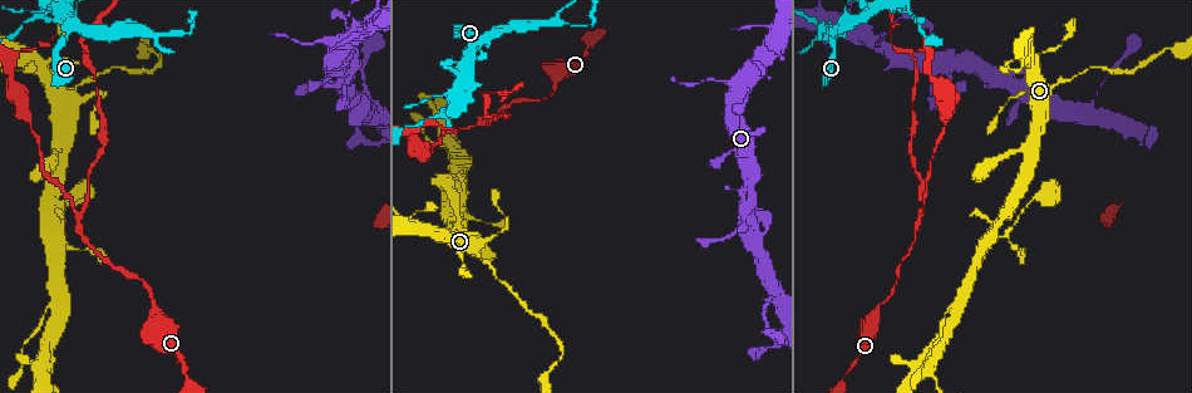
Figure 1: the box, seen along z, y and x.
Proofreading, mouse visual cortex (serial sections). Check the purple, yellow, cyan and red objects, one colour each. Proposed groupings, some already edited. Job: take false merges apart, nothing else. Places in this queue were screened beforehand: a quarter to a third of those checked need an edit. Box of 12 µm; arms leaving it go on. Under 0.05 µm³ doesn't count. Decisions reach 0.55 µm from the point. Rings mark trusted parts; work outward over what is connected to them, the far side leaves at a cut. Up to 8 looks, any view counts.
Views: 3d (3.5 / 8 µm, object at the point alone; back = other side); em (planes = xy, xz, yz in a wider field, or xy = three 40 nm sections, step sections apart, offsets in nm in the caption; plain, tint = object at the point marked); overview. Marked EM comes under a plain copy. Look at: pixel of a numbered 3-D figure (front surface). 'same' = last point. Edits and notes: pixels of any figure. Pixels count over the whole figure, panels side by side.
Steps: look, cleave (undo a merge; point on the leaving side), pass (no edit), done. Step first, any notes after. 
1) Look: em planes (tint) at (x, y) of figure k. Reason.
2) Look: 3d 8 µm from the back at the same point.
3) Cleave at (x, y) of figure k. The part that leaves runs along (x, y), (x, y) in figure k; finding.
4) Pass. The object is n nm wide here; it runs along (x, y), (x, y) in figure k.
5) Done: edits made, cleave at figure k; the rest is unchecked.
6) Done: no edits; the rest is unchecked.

Look: 3d 3.5 µm at (920, 218) of figure 1. Branch point.

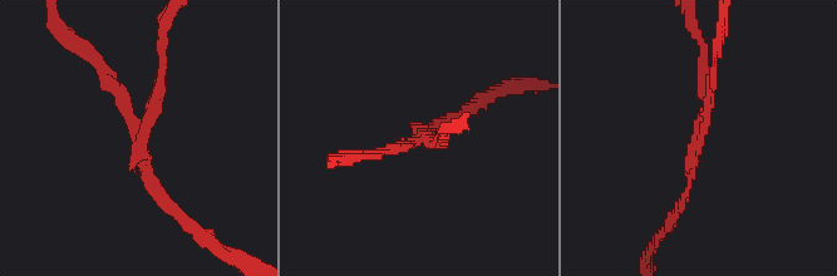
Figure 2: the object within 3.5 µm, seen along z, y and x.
Look: em planes (tint) at (422, 134) of figure 2. 3 arms meet here; the arms are 150, 150, 200 nm wide.

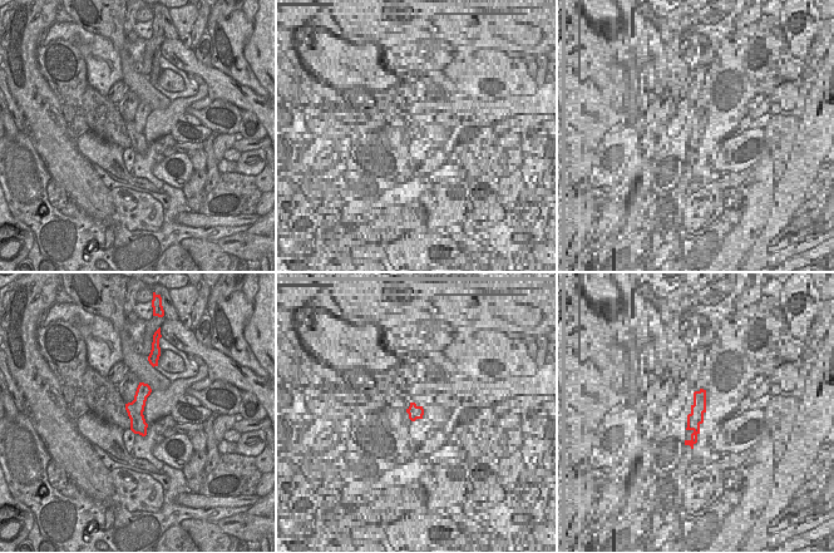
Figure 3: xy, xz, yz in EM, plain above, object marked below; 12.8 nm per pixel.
Cleave at (161, 80) of figure 2. Two cells meet here.

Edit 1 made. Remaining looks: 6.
Look: overview.

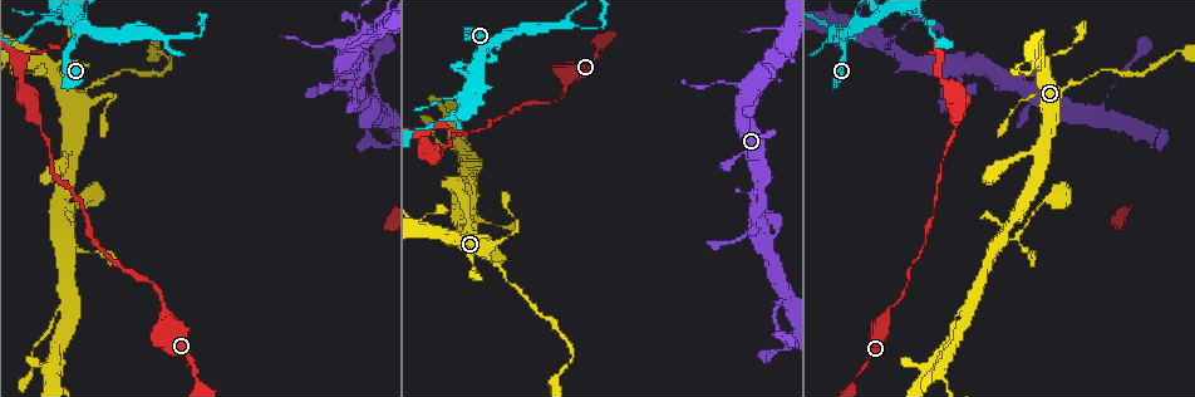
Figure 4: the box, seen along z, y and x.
Look: 3d 8 µm at (472, 161) of figure 4. Two arms in line, one across.

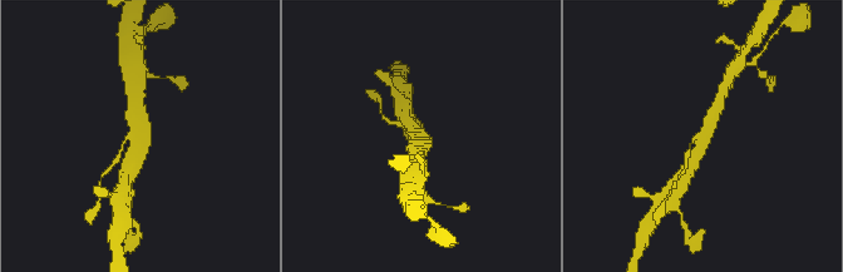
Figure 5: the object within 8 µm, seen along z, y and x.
Look: em xy step 1 (tint) at (420, 143) of figure 5. 3 arms meet here; the arms are 100, 350, 350 nm wide.

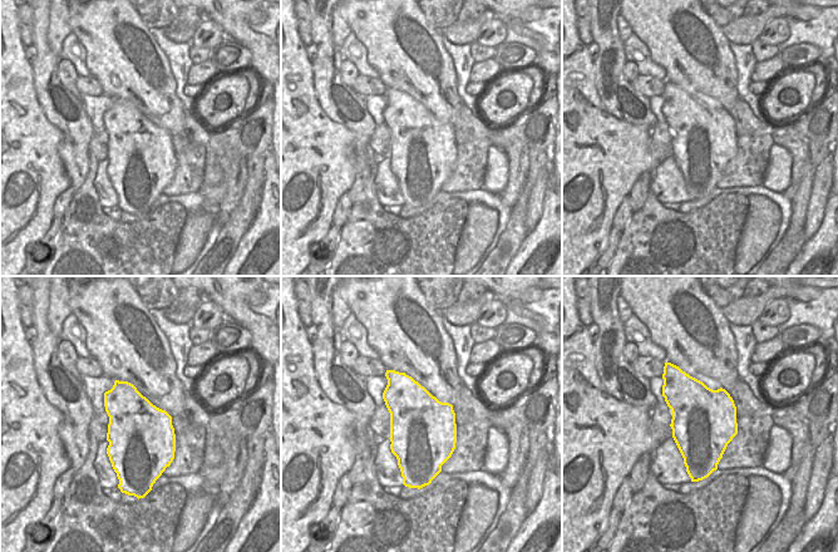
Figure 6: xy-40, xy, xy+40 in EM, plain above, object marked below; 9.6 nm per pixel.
Pass. It runs along (719, 102), (701, 149), (690, 168) in figure 5; all the same cell.

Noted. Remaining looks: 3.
Look: 3d 3.5 µm at (486, 46) of figure 4. Four-way junction.

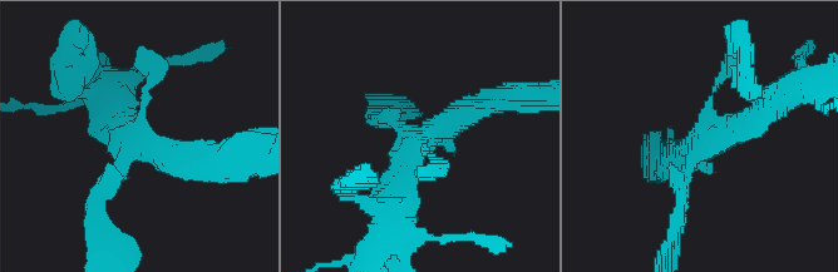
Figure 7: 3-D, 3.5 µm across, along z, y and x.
Look: em xy step 5 (tint) at (699, 149) of figure 7. 4 arms meet here; the arms are 100, 150, 300, 350 nm wide.

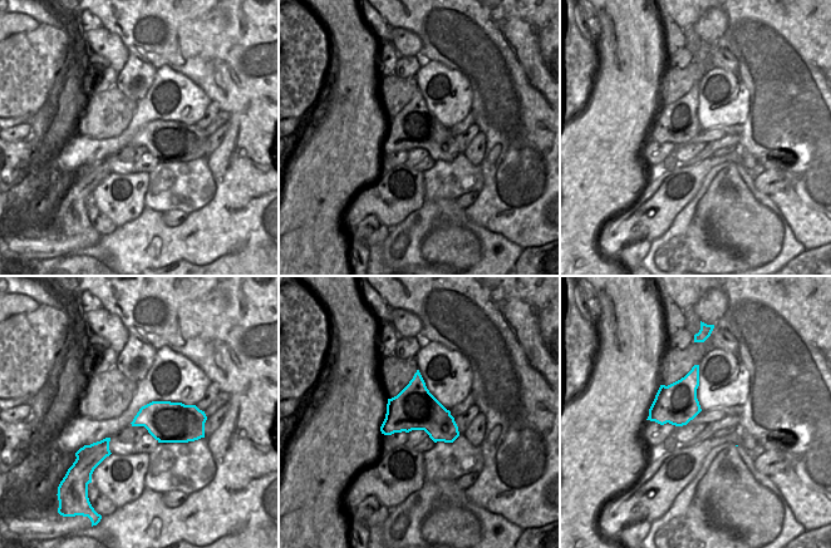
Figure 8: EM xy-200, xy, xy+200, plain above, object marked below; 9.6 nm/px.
Pass. It runs along (676, 216), (689, 162), (763, 108) in figure 7; one cell here.

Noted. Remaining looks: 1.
Done: edits made, cleave at figure 2; the rest is unchecked.

